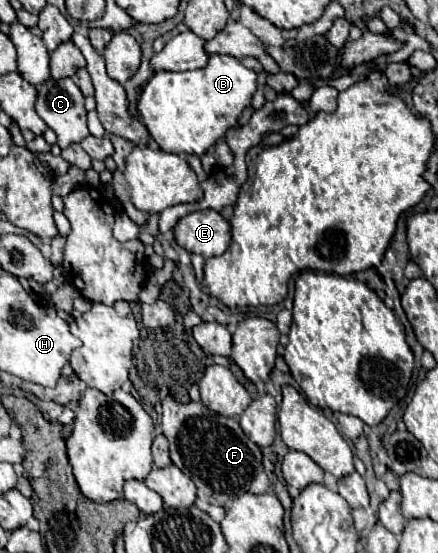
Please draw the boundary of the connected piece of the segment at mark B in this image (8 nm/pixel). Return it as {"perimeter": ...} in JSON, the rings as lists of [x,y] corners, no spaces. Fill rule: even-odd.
{"perimeter":[[[213,54],[201,70],[155,72],[137,94],[137,112],[151,138],[163,152],[205,154],[229,128],[239,122],[245,106],[251,104],[257,74],[237,58]]]}

